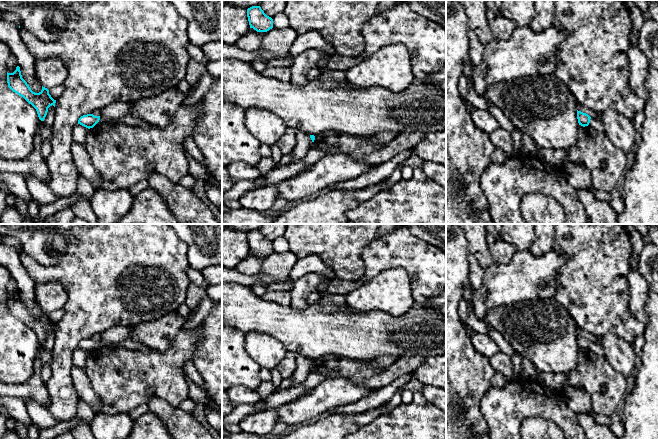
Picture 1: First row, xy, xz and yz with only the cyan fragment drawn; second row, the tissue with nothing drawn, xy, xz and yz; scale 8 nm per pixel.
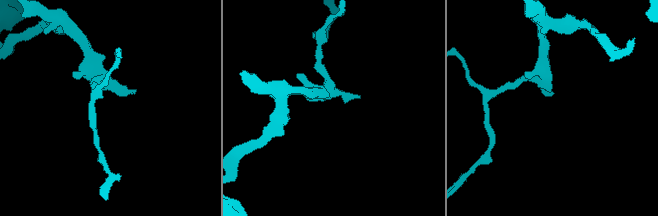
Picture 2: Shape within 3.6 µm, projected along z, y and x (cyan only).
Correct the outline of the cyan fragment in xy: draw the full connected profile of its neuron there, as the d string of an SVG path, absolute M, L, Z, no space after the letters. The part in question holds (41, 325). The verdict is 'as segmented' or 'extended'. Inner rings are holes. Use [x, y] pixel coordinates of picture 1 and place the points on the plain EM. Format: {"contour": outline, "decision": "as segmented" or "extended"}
{"contour": "M19 290L16 291L13 297L7 296L7 307L13 316L23 321L36 333L41 345L44 345L48 332L52 329L55 331L56 324L51 321L47 312L42 310L42 314L39 317L31 314L27 306L22 302Z", "decision": "as segmented"}

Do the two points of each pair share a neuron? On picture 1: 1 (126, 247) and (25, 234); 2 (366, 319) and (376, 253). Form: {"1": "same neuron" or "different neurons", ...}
{"1": "different neurons", "2": "different neurons"}

